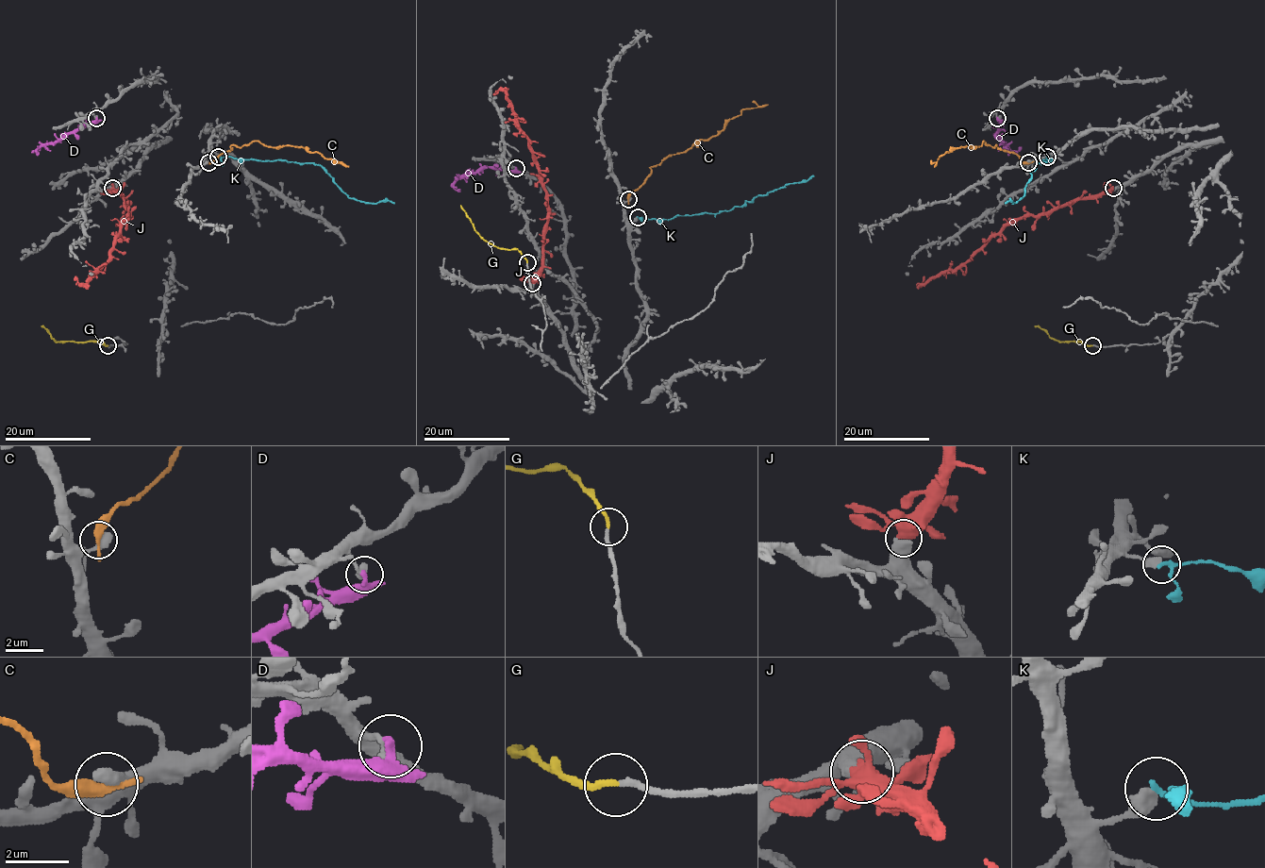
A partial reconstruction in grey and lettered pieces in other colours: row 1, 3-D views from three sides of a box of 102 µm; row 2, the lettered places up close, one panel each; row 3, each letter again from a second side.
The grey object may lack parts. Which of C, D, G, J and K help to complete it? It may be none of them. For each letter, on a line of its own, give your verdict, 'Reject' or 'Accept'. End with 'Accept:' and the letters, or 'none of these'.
C: Reject
D: Reject
G: Accept
J: Accept
K: Reject
Accept: G, J

